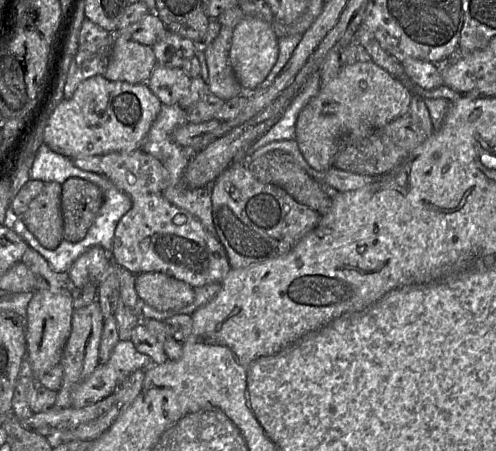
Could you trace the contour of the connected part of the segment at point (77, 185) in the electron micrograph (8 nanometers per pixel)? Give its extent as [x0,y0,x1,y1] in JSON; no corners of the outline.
[61,178,104,243]

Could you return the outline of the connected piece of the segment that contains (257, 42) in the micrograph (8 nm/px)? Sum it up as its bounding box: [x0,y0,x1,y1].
[229,16,278,92]

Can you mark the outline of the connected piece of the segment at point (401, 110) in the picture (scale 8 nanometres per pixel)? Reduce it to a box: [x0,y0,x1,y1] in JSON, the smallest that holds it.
[295,60,413,172]

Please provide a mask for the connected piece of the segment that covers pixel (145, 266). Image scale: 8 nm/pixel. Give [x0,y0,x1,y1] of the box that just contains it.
[73,149,230,288]

